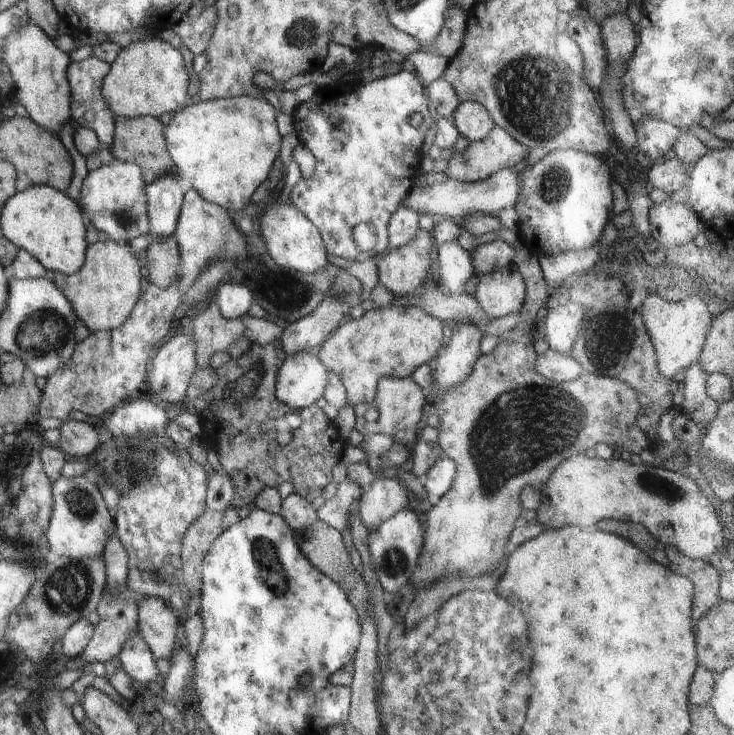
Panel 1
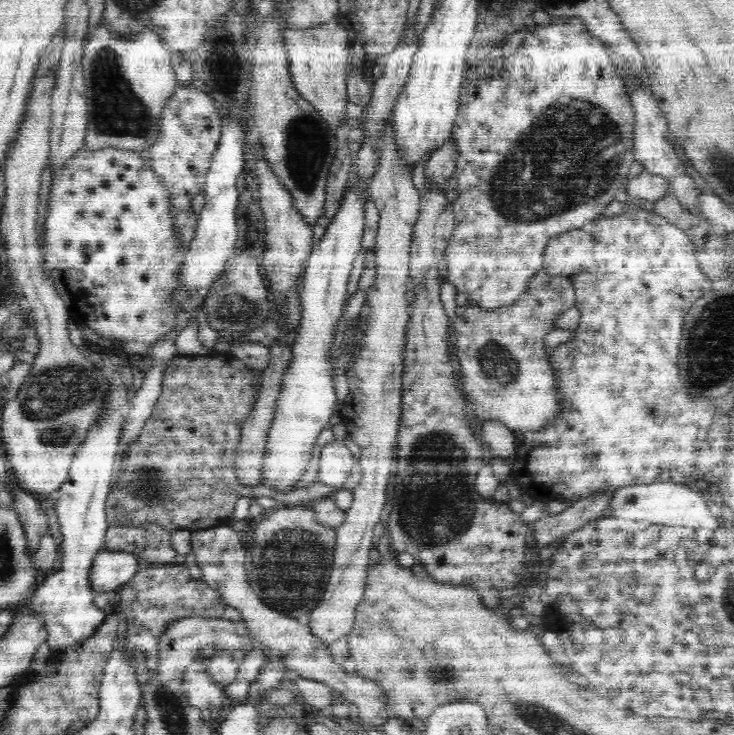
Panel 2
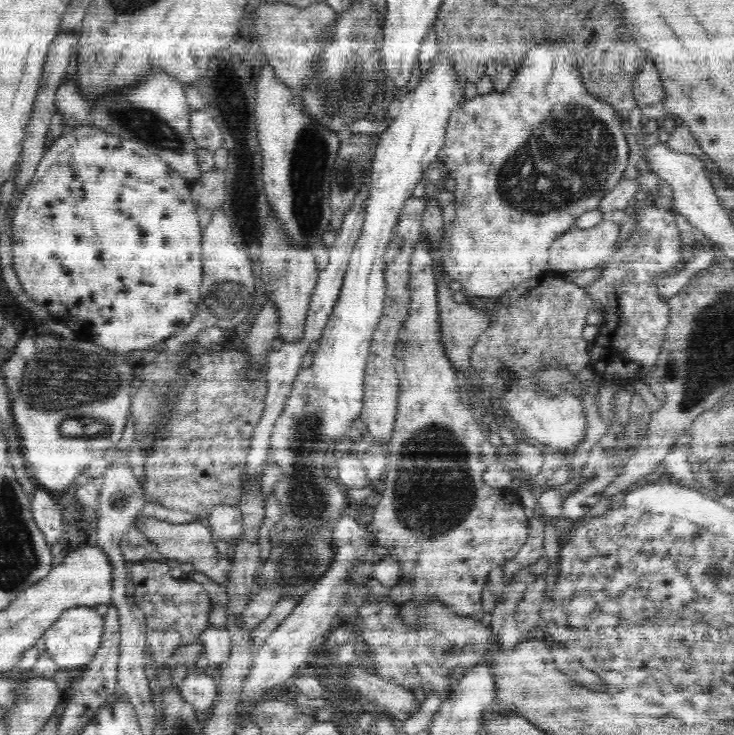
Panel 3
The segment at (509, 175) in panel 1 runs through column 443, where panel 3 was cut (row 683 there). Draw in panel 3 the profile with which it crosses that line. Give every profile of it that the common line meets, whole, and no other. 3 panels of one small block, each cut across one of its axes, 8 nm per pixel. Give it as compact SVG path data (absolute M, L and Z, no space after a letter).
M191 668L178 688L183 699L195 710L209 712L219 695L216 680L204 672Z

